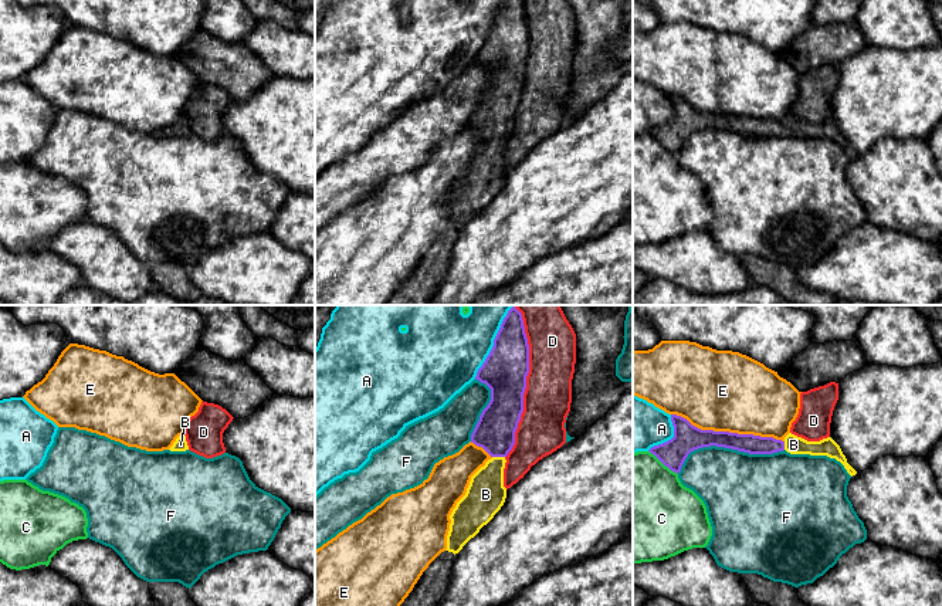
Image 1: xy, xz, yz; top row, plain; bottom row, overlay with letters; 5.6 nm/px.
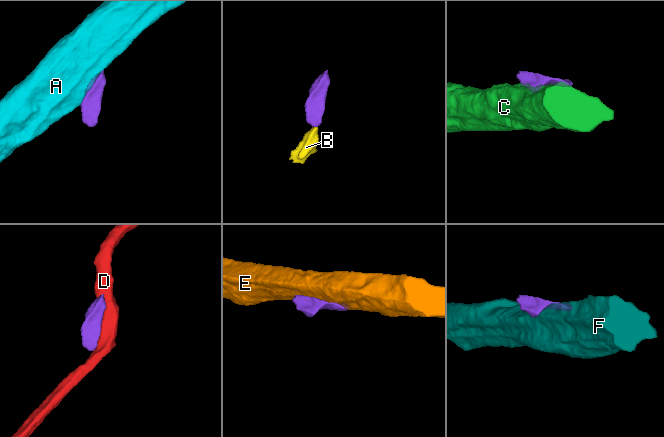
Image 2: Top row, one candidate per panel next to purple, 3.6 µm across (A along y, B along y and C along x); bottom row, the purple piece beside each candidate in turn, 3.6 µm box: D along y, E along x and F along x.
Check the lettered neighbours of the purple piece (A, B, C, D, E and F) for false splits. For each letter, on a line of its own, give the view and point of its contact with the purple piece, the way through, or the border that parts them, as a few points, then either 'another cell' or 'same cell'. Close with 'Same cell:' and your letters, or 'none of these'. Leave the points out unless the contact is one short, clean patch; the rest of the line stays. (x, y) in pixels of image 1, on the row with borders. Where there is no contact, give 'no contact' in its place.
A: meets purple in xz at (494, 342); another cell
B: meets purple in xz at (498, 456); runs through xz (495, 430), (498, 456), (485, 494); same cell
C: meets purple in yz at (663, 463); border along yz (649, 450), (677, 474); another cell
D: meets purple in xz at (525, 382); another cell
E: meets purple in yz at (728, 432); another cell
F: meets purple in yz at (727, 447); another cell
Same cell: B

